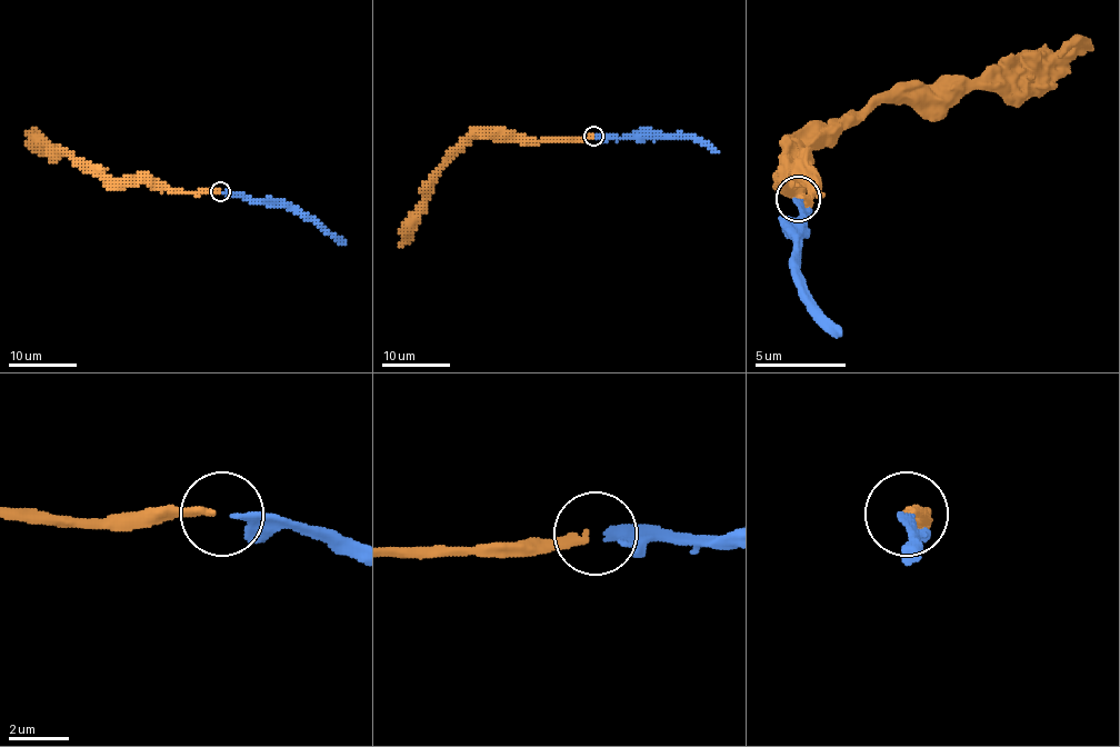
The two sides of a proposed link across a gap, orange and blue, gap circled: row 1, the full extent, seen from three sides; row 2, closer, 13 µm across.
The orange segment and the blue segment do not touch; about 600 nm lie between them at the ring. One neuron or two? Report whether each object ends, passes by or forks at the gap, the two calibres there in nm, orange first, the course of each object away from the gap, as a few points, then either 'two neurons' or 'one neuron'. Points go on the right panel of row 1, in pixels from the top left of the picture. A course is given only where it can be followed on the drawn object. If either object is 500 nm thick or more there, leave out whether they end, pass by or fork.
orange ends there; blue ends there; 260 nm thick on the orange side, 300 nm on the other; orange runs (797, 197), (810, 197), (792, 165), (829, 147), (878, 101), (1010, 88), (1091, 42); blue runs (797, 201), (801, 206), (797, 232), (797, 282), (842, 337); one neuron

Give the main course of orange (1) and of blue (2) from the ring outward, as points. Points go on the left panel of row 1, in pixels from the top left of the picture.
1: (219, 190), (158, 190), (146, 183), (120, 183), (103, 178), (71, 155), (47, 149), (27, 132)
2: (222, 191), (291, 203), (346, 242)

